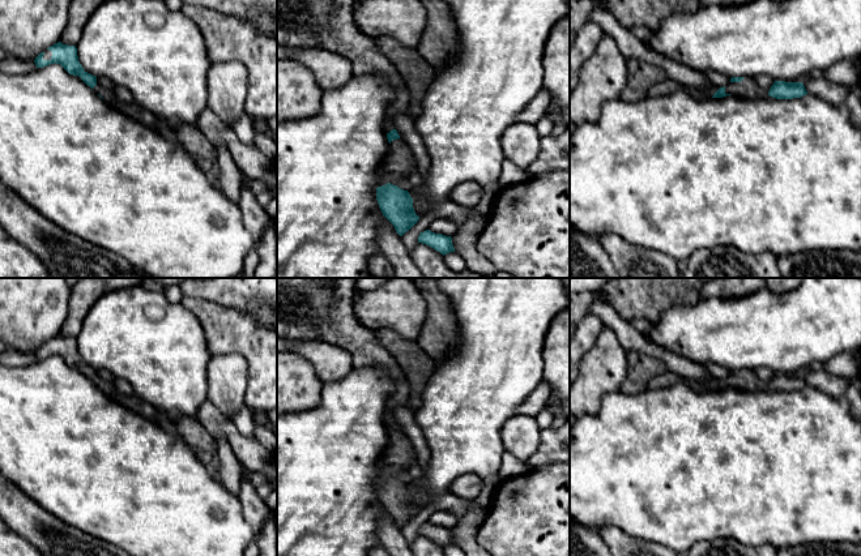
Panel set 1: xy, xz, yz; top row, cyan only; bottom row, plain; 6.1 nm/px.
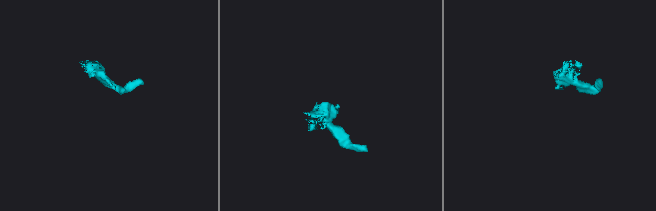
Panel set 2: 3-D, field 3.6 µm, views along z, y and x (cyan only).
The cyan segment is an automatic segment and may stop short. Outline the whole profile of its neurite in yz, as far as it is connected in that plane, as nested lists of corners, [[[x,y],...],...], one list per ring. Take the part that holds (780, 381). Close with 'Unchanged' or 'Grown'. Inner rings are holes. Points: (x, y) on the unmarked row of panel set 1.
[[[775,373],[768,388],[776,392],[793,392],[806,388],[807,384],[802,375]]]. Unchanged

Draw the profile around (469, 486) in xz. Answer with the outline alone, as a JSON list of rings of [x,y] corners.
[[[476,474],[459,476],[449,487],[449,492],[465,500],[474,500],[482,491],[483,480]]]

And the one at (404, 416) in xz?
[[[397,407],[392,411],[392,414],[400,431],[402,431],[413,444],[415,457],[418,459],[423,475],[427,471],[430,461],[430,449],[422,429],[419,428],[414,419],[413,411],[406,407]]]

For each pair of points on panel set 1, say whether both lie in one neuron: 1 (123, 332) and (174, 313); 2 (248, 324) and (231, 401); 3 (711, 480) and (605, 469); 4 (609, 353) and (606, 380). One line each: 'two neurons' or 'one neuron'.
1: one neuron
2: two neurons
3: one neuron
4: one neuron

